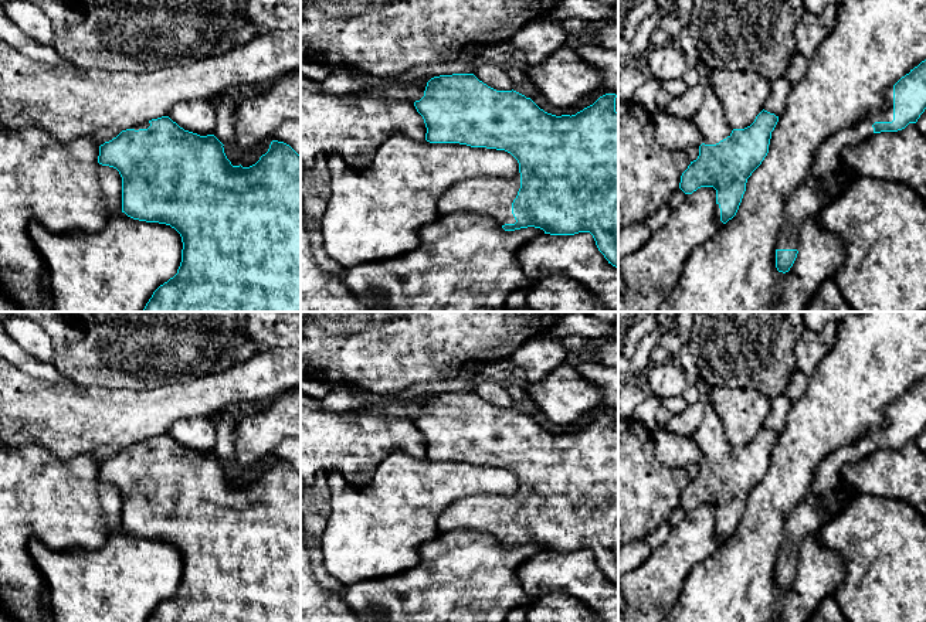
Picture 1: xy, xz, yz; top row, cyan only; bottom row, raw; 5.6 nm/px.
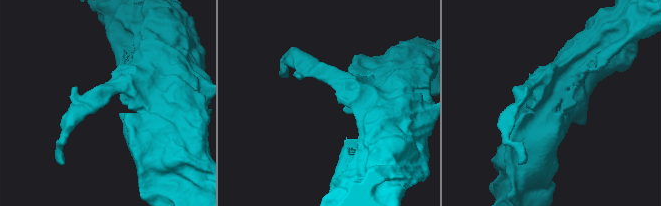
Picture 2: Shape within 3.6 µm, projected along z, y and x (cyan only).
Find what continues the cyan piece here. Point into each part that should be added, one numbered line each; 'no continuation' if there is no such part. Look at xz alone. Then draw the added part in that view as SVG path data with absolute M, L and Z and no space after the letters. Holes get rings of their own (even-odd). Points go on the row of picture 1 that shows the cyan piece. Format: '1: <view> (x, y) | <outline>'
1: xz (487, 196) | M520 173L512 179L478 177L454 184L438 200L440 217L455 213L486 215L501 227L515 224L512 203L520 188Z

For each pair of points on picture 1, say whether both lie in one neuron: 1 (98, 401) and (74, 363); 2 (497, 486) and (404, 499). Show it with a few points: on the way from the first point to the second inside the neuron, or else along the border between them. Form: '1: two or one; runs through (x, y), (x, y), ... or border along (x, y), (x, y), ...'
1: two; border along (67, 379), (82, 384), (121, 388)
2: one; runs through (474, 483), (437, 483), (427, 488)

